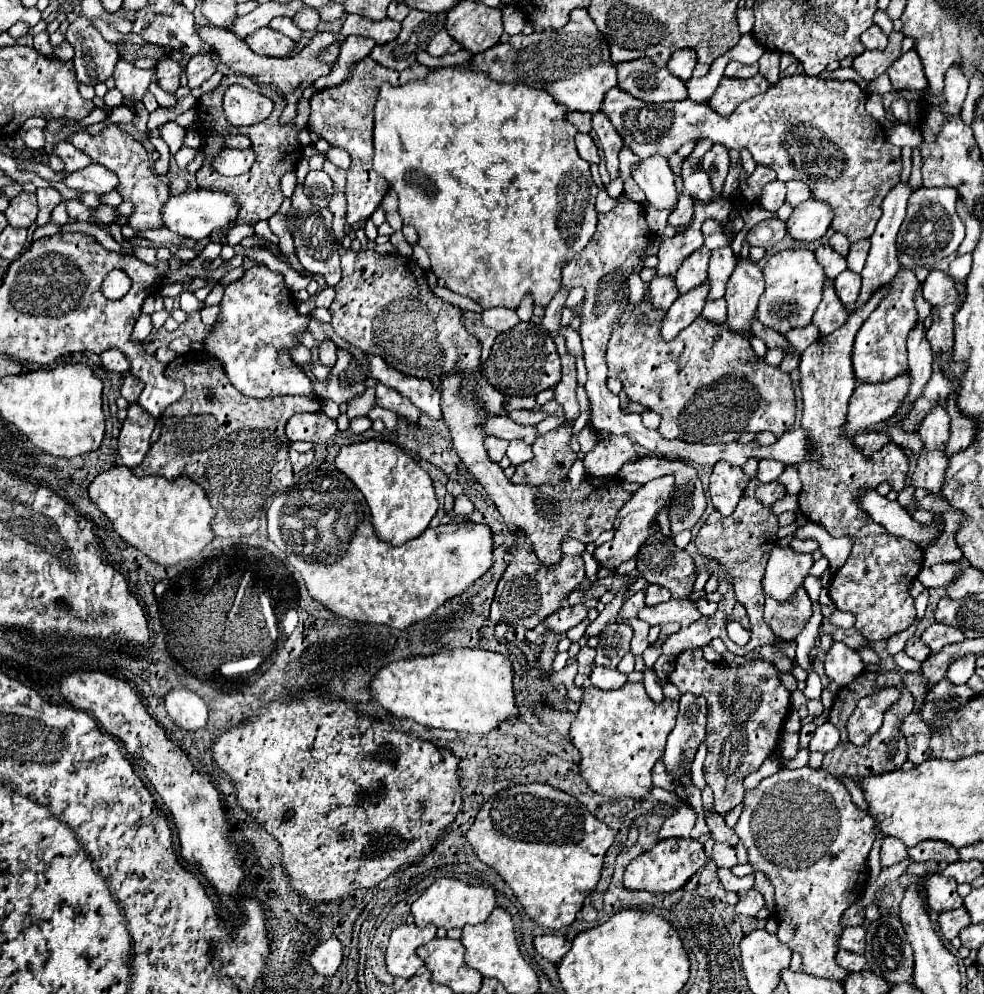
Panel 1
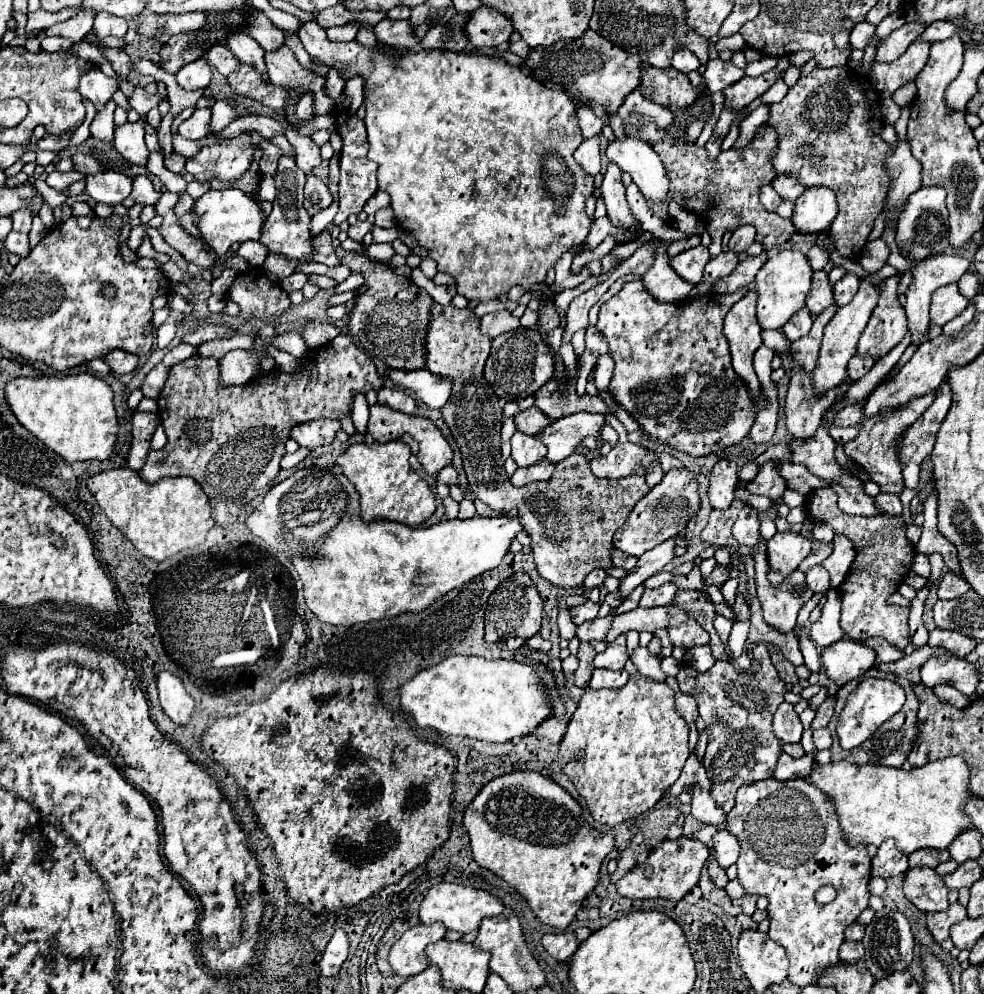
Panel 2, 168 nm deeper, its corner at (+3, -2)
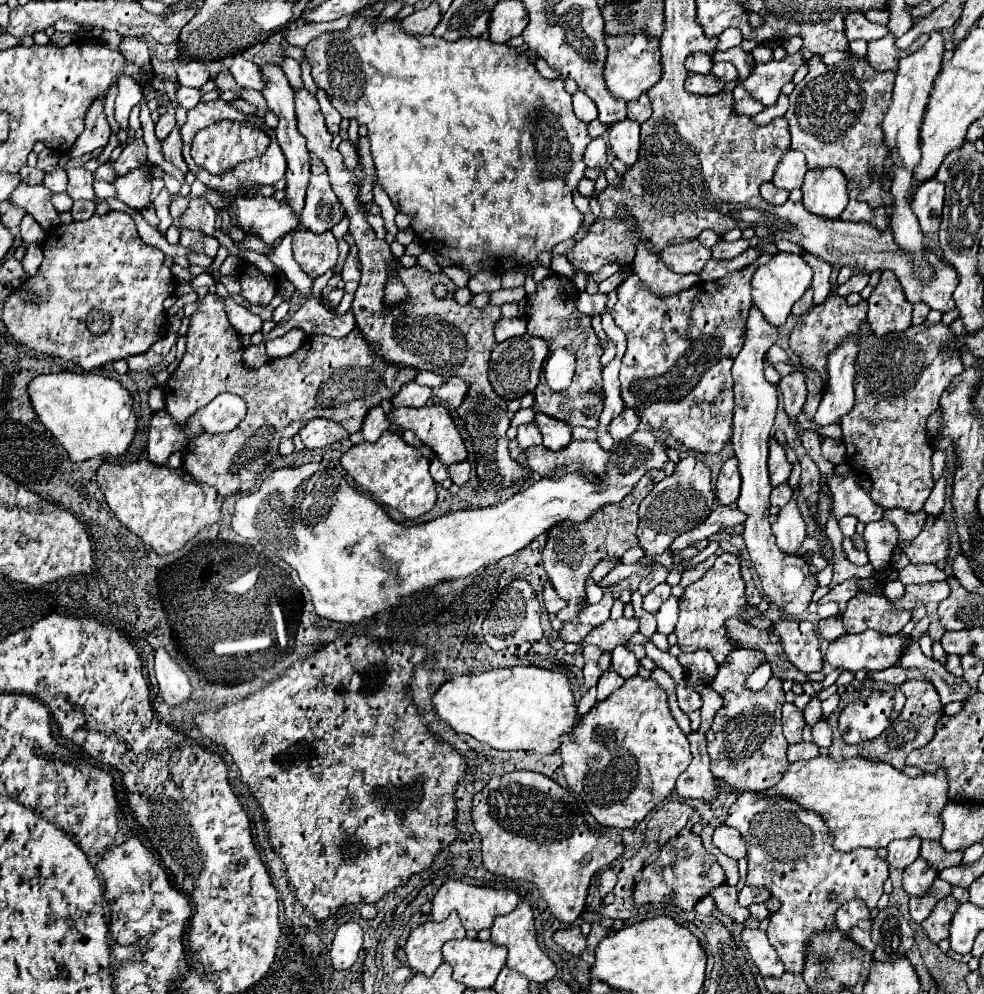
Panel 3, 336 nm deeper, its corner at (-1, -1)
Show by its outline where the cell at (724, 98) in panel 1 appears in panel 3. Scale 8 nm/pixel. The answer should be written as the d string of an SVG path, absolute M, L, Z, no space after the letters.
M801 52L785 56L781 62L755 64L753 72L739 80L739 86L745 88L751 98L759 100L763 106L773 106L781 94L781 88L793 80L793 74L803 66Z

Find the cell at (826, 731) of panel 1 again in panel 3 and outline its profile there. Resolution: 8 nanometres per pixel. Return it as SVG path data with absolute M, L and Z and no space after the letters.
M817 722L813 726L813 742L819 748L829 748L831 746L831 728L827 722Z

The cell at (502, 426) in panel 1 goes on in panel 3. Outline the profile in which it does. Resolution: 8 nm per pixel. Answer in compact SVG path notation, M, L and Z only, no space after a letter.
M625 408L617 418L611 420L611 424L607 426L607 432L619 442L619 440L629 438L637 430L637 424L639 424L639 416L635 414L635 410Z

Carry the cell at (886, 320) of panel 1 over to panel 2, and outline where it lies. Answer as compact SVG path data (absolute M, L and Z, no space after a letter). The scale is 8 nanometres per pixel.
M893 275L879 285L879 303L861 333L857 353L879 359L887 355L907 333L907 315L897 301L899 277Z

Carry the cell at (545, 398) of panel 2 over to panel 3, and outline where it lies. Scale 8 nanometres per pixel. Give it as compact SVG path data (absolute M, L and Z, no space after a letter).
M559 274L547 276L543 282L537 284L537 292L527 298L527 332L531 336L545 338L549 342L551 352L555 352L557 348L567 348L577 354L577 370L575 370L571 386L567 390L553 392L547 386L547 380L541 378L539 386L535 388L535 404L539 412L553 416L557 420L563 420L569 426L597 428L597 420L603 410L601 364L599 364L601 342L591 330L591 320L575 308L577 298L579 298L579 292L575 290L573 280L563 278Z

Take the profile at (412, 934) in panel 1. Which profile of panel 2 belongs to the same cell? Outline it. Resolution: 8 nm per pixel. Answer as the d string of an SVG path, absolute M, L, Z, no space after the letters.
M443 923L433 925L415 925L403 933L403 937L393 945L389 963L393 971L401 977L413 977L429 967L425 947L443 939L447 933Z

